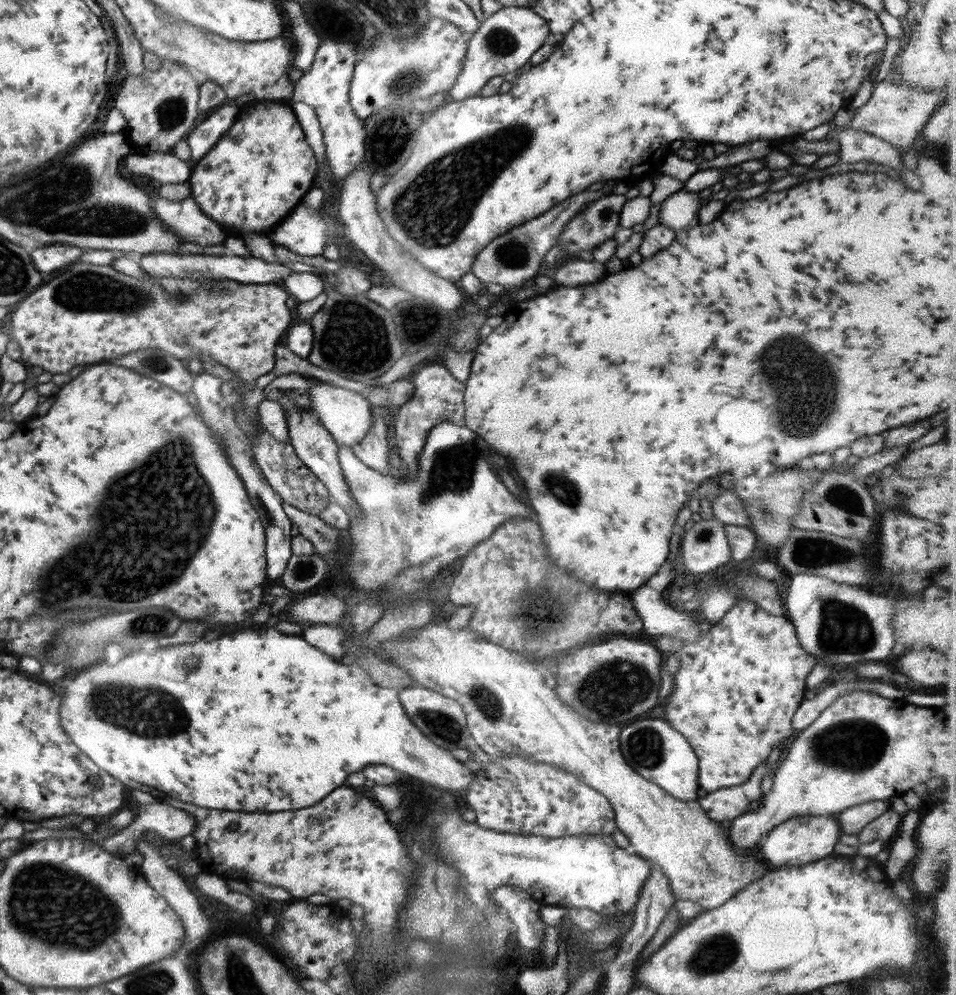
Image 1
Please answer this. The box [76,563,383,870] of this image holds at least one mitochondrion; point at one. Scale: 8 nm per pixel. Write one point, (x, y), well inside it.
(144, 710)

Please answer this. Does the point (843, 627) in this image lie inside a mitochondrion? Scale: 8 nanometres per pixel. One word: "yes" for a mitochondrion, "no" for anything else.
yes

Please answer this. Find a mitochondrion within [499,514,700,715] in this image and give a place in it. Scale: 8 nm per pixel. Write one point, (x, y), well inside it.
(532, 616)

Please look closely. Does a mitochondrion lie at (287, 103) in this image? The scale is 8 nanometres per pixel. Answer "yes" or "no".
no

